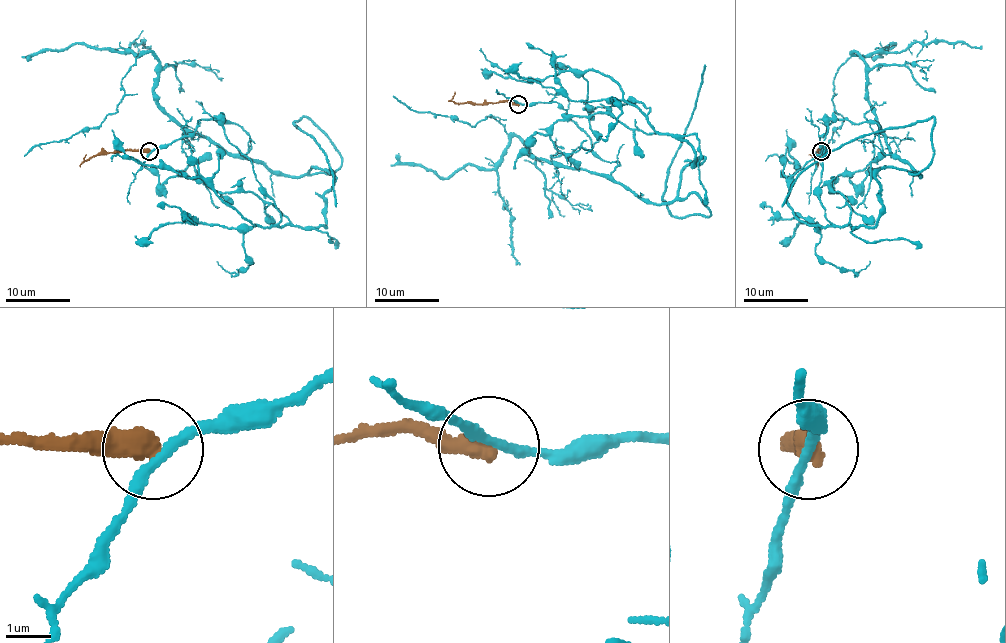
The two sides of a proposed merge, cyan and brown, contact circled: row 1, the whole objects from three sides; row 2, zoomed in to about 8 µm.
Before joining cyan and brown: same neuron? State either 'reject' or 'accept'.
reject

